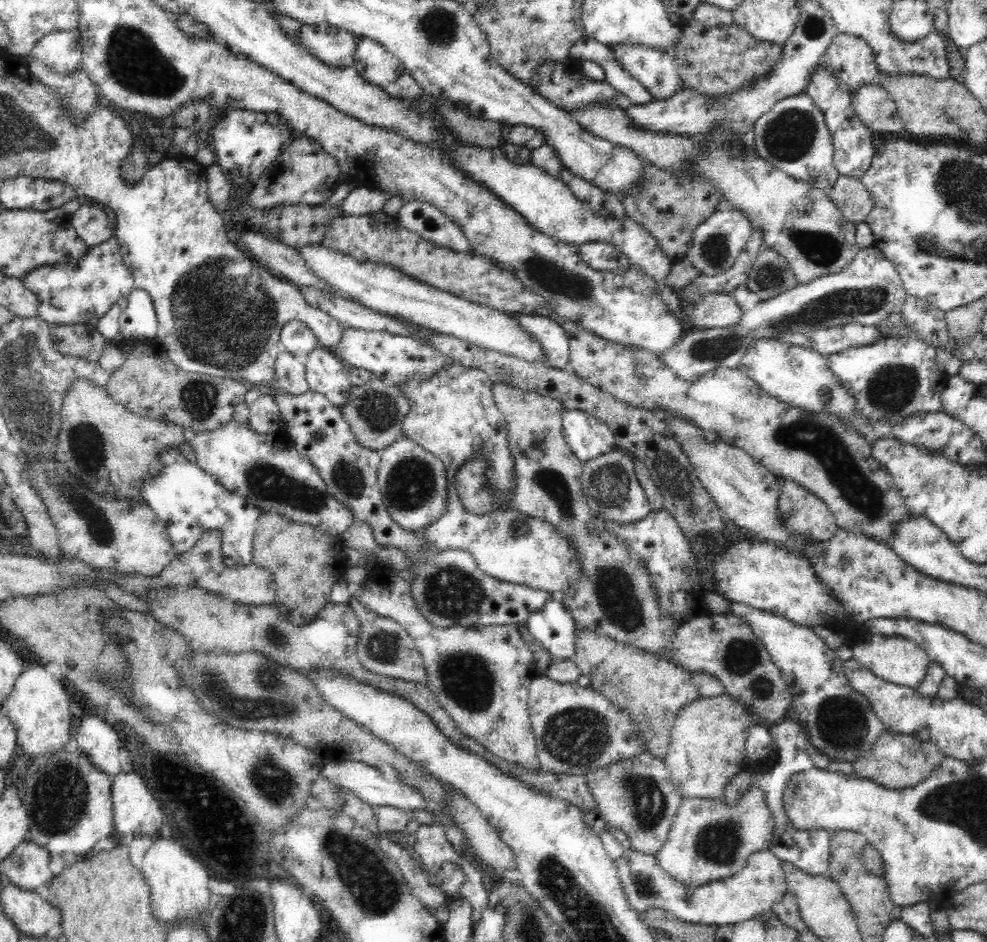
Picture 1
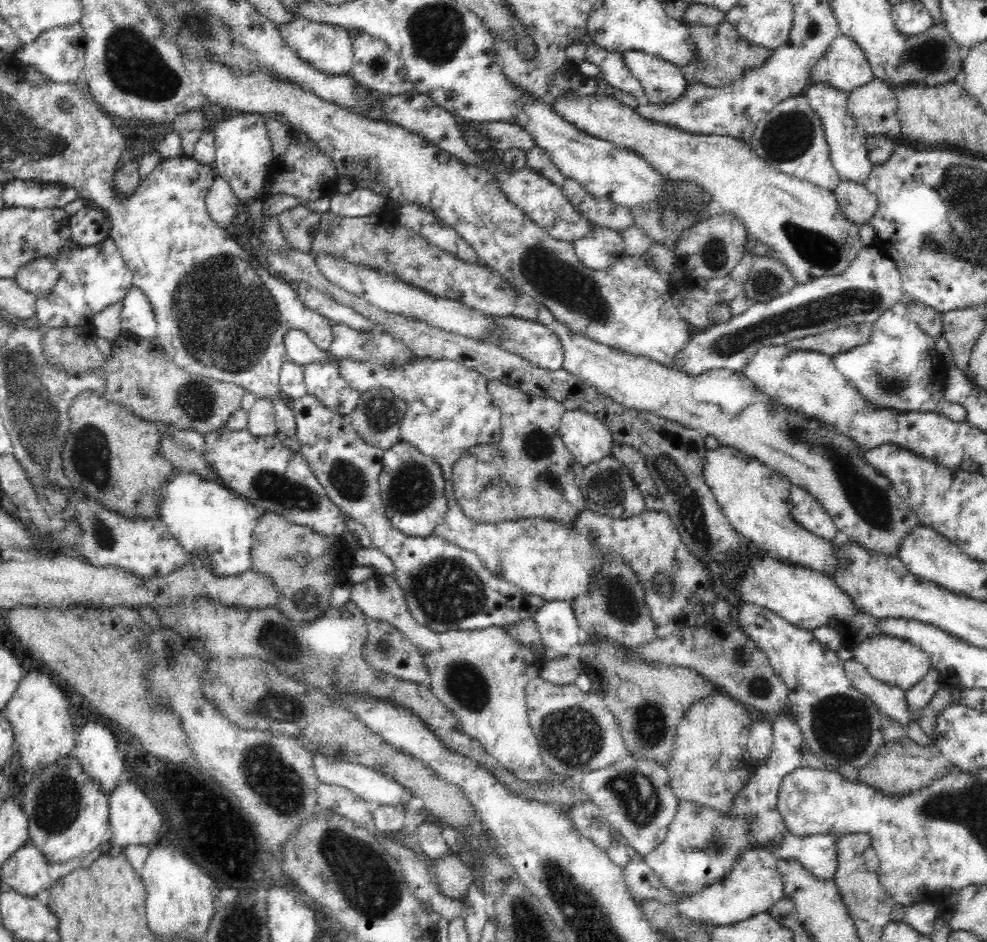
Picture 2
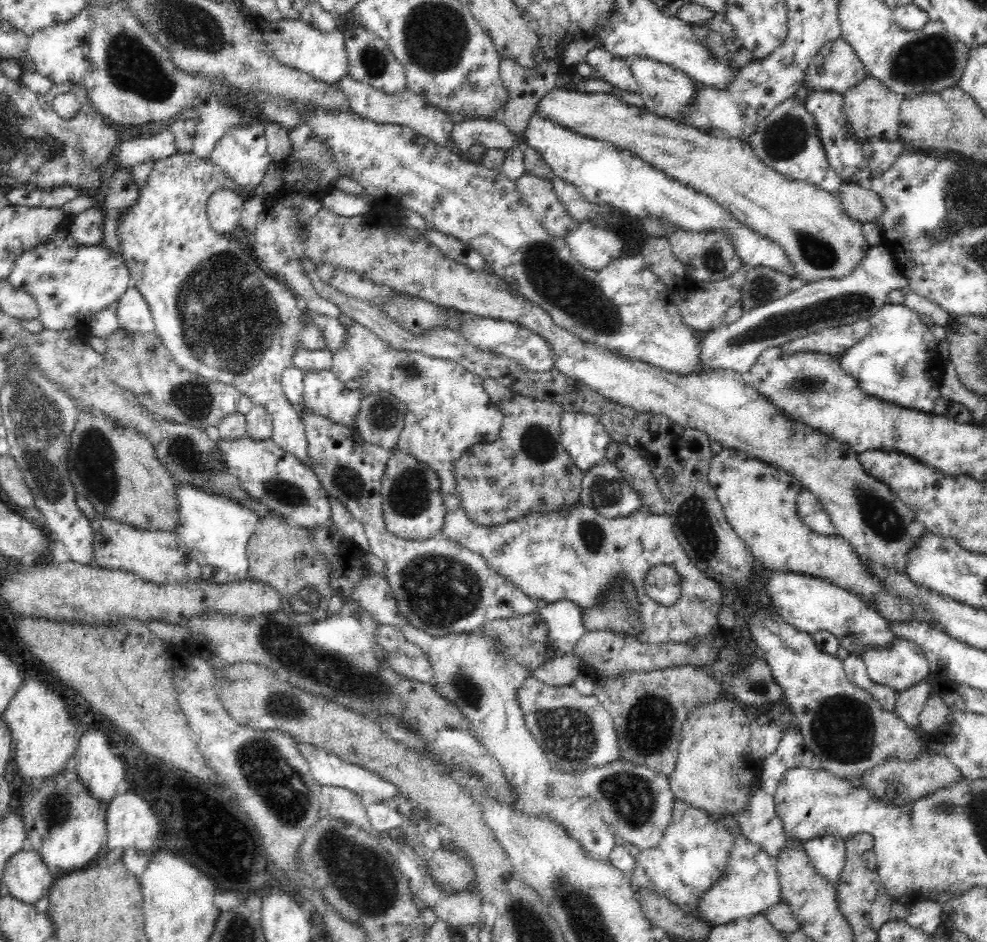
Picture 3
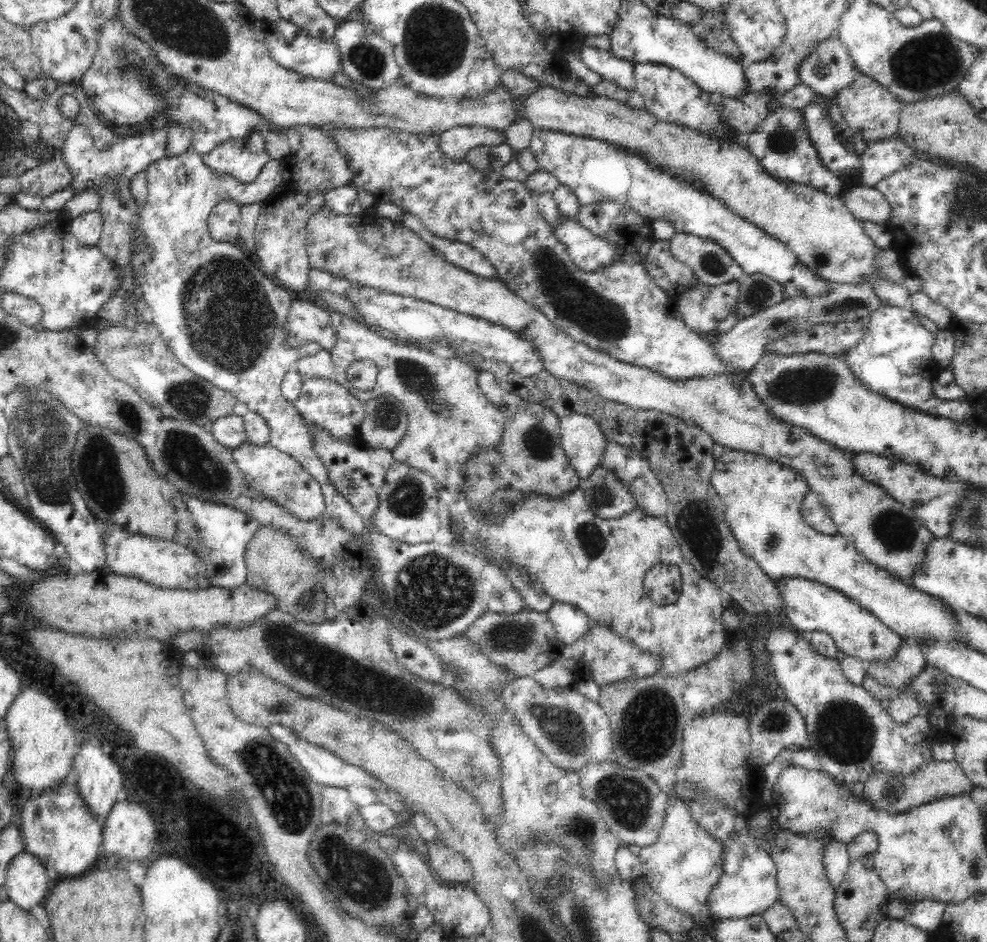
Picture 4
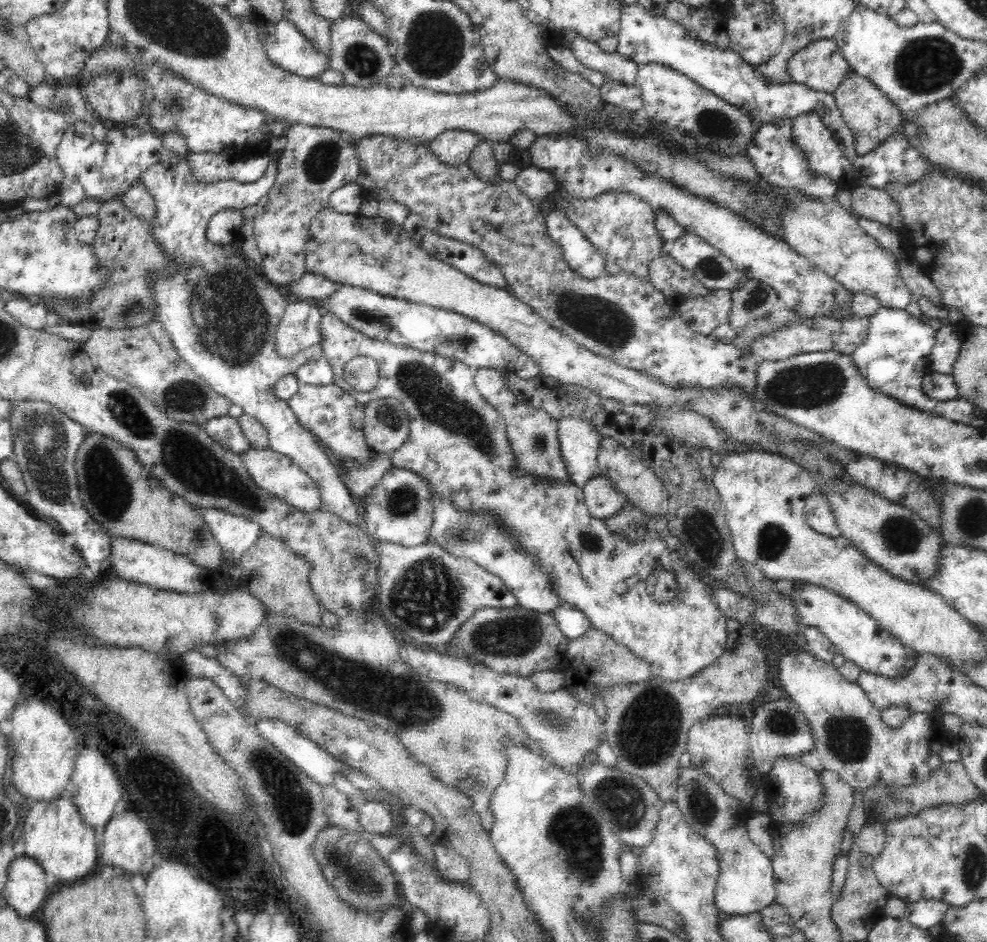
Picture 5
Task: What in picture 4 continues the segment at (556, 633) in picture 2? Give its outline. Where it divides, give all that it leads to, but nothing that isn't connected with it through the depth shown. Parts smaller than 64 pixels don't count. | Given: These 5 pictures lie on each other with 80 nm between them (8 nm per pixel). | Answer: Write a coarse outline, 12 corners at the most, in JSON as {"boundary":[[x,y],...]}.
{"boundary":[[555,601],[547,613],[566,646],[589,629],[574,605]]}

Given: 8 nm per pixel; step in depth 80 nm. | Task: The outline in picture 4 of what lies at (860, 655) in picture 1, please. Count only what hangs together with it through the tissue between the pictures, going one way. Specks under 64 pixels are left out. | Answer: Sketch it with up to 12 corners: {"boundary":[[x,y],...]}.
{"boundary":[[903,640],[890,662],[867,665],[881,684],[900,688],[926,667],[924,649]]}

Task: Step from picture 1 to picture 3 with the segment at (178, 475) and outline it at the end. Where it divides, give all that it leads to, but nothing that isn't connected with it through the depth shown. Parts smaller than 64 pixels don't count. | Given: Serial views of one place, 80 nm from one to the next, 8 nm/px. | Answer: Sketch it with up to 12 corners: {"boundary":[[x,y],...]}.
{"boundary":[[194,485],[175,491],[175,533],[203,580],[246,579],[260,522]]}

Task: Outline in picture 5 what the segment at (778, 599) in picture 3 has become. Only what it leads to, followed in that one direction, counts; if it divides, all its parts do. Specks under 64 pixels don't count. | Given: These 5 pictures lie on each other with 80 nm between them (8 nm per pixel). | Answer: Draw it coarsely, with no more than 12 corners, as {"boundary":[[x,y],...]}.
{"boundary":[[794,582],[797,616],[845,662],[902,678],[908,648],[857,604]]}

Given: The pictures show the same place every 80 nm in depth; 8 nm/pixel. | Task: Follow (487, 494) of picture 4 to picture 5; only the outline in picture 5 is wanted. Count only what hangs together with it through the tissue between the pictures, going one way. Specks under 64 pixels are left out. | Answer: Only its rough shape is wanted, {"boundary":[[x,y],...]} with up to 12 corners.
{"boundary":[[479,368],[479,394],[504,419],[519,470],[568,480],[557,421]]}

